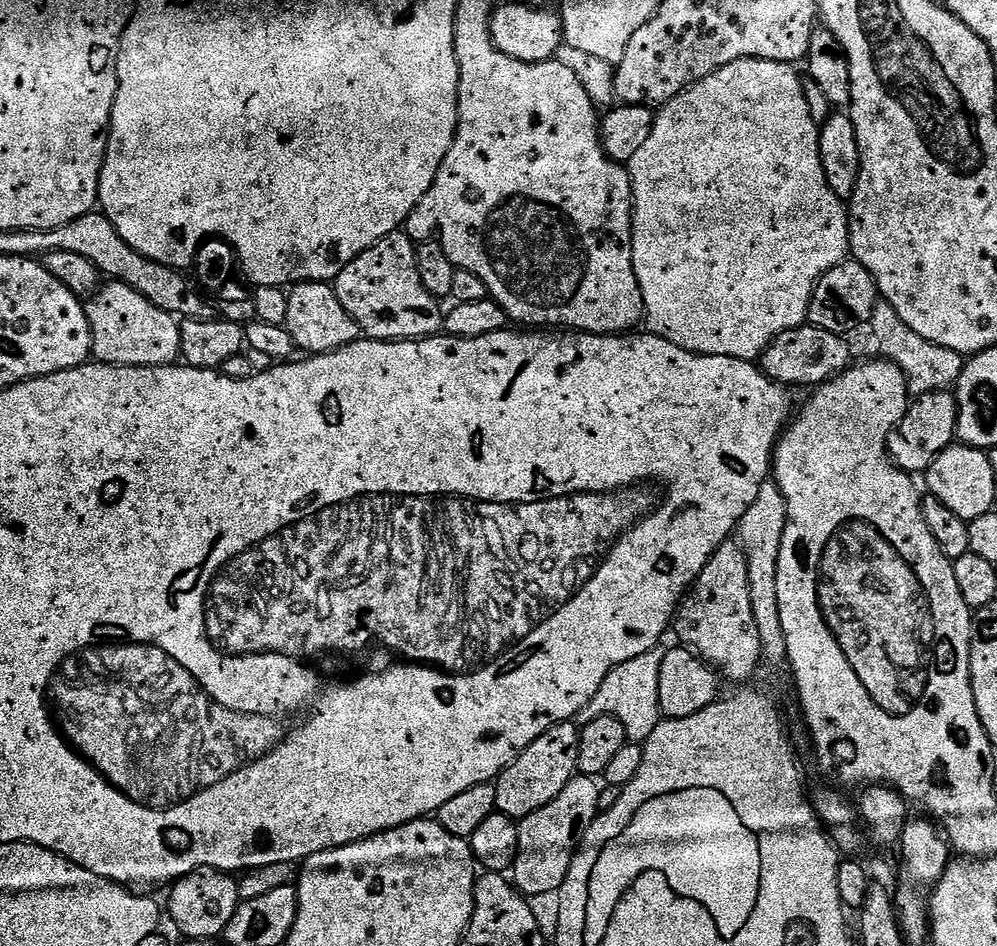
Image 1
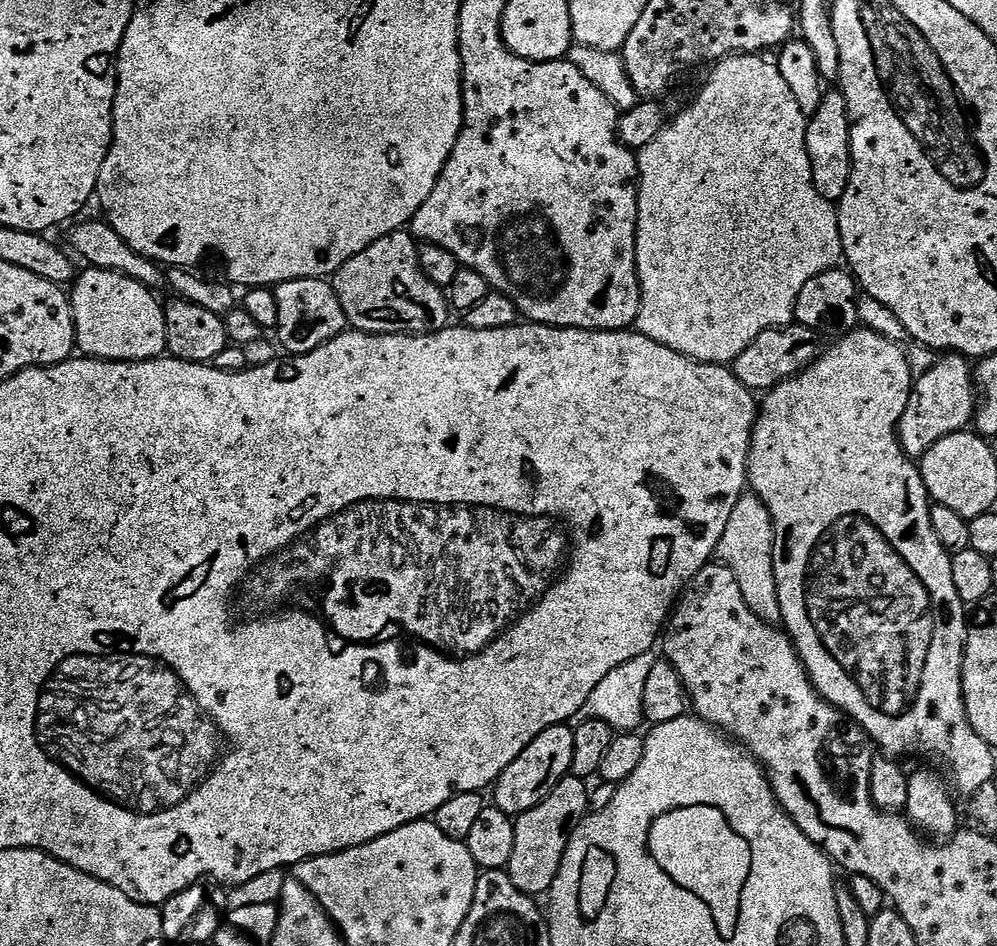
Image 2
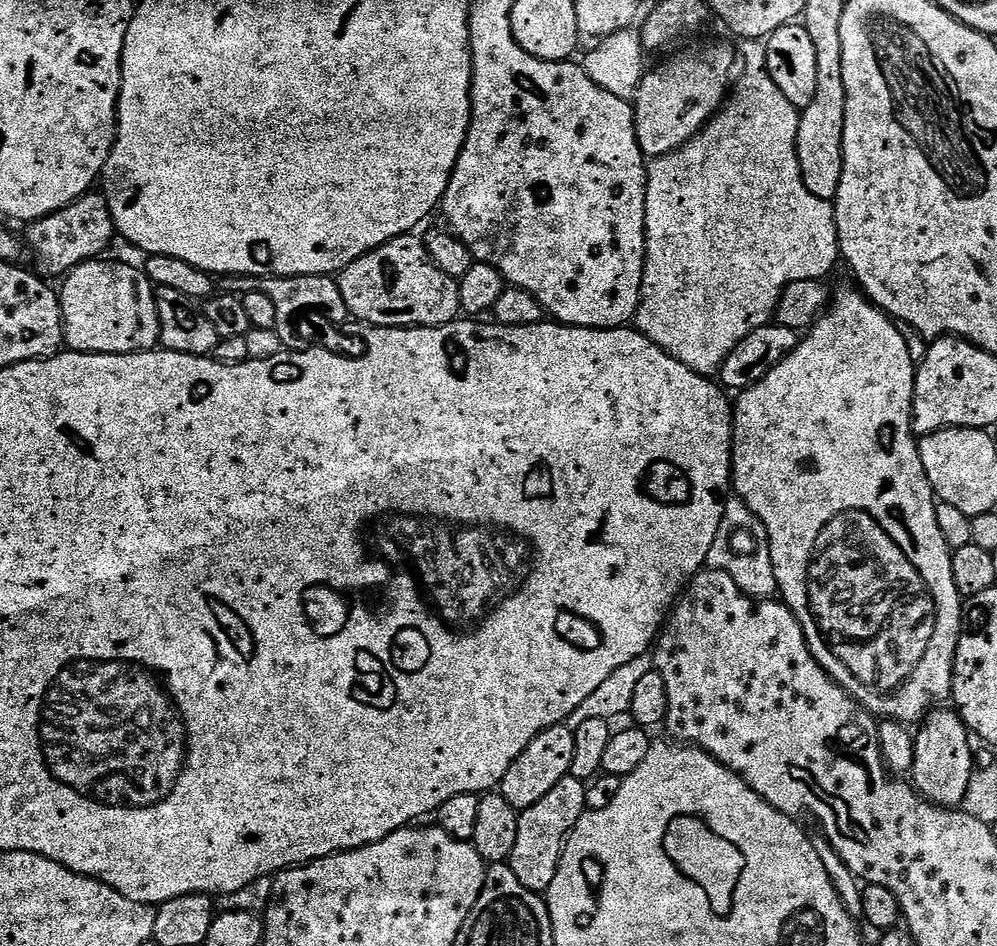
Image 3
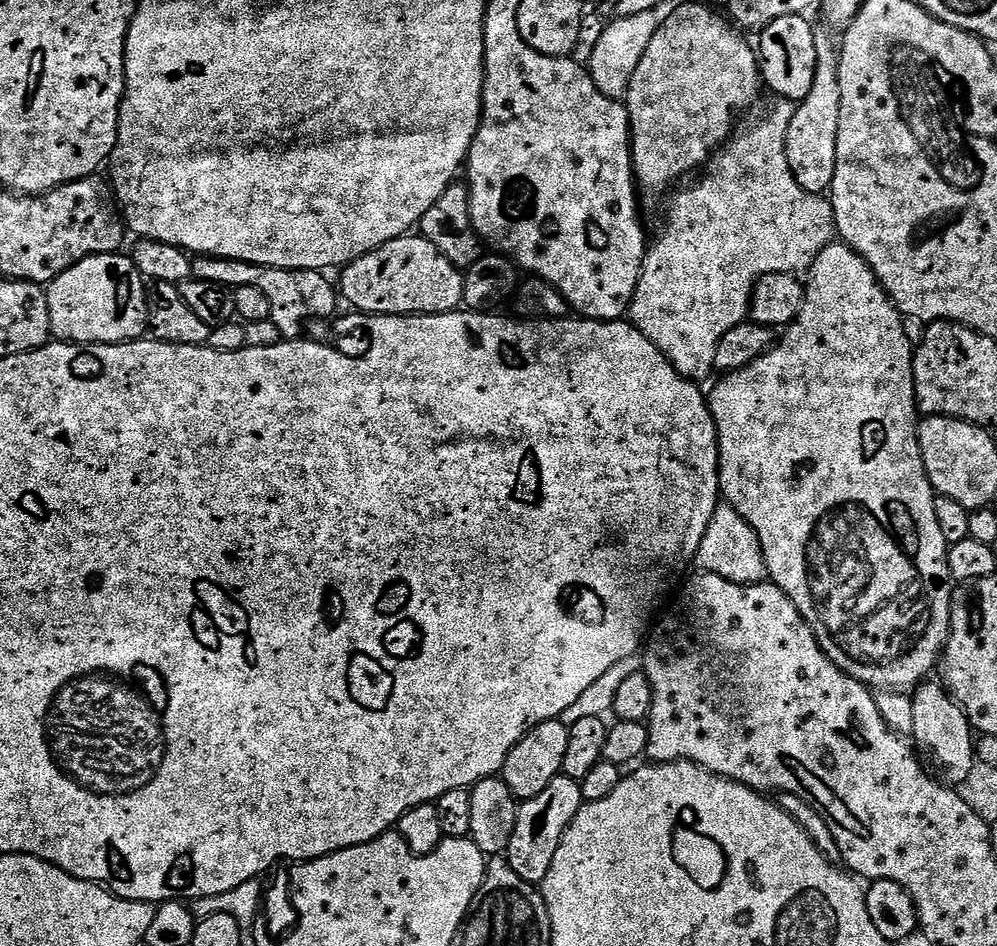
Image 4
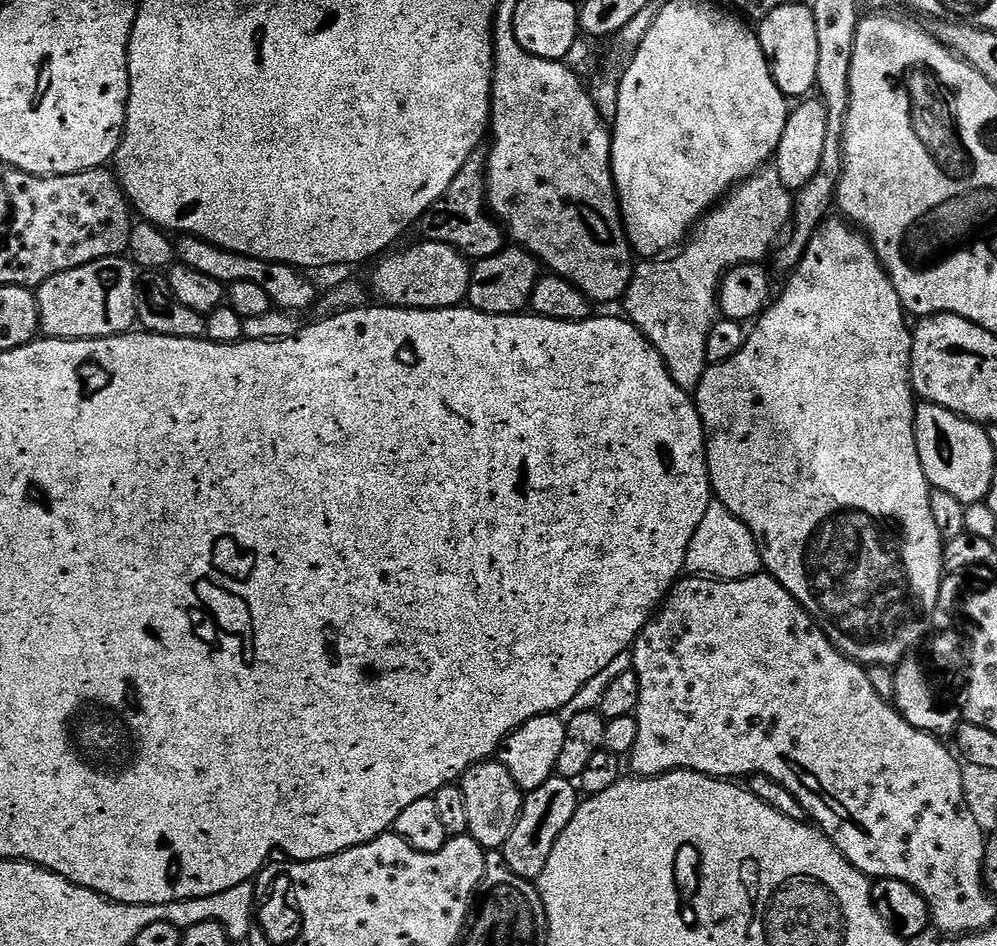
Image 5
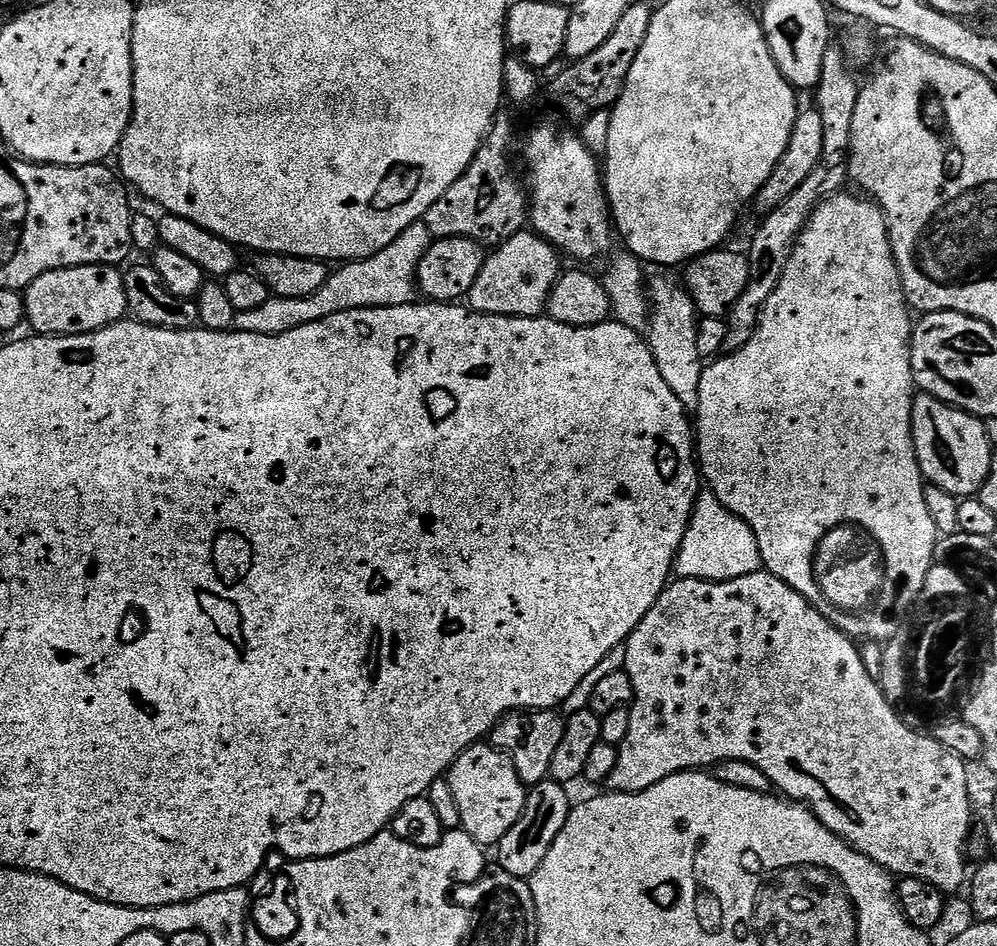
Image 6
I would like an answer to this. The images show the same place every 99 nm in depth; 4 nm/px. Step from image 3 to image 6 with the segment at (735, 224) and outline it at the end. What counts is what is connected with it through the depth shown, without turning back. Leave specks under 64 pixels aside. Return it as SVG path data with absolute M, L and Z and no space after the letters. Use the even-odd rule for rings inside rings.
M679 279L656 280L650 284L650 315L646 329L648 348L666 378L666 386L678 394L678 402L686 409L695 409L698 386L702 382L705 365L698 354L698 313L696 303Z

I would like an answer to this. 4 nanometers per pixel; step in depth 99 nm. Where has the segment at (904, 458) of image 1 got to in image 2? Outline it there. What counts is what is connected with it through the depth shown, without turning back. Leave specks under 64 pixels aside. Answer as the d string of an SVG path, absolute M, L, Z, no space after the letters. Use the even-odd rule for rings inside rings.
M944 354L939 357L934 365L923 371L919 378L913 383L910 402L906 402L906 410L900 419L900 445L906 455L919 458L934 446L934 442L942 442L955 432L965 431L973 423L978 407L978 385L974 379L974 368L965 357L959 354Z

